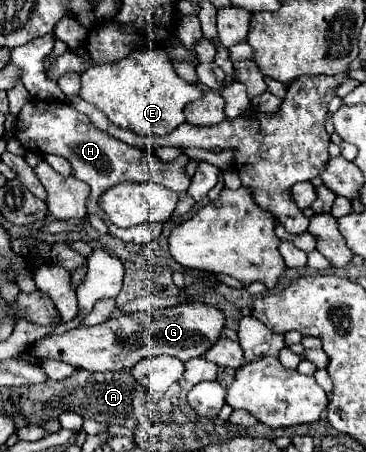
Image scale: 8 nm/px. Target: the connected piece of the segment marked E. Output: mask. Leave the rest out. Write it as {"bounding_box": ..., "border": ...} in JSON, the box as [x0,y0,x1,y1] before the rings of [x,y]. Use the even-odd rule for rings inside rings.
{"bounding_box":[79,48,203,136],"border":[[[157,48],[135,50],[129,58],[123,58],[111,66],[91,66],[81,74],[79,96],[99,108],[115,126],[123,130],[133,130],[139,136],[163,136],[185,122],[183,108],[203,98],[203,90],[181,80],[167,52],[163,48]]]}

